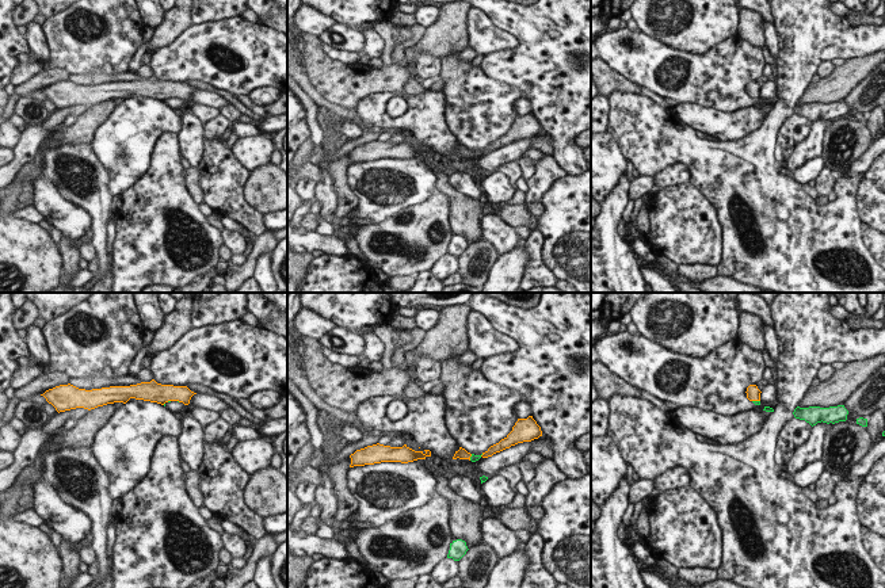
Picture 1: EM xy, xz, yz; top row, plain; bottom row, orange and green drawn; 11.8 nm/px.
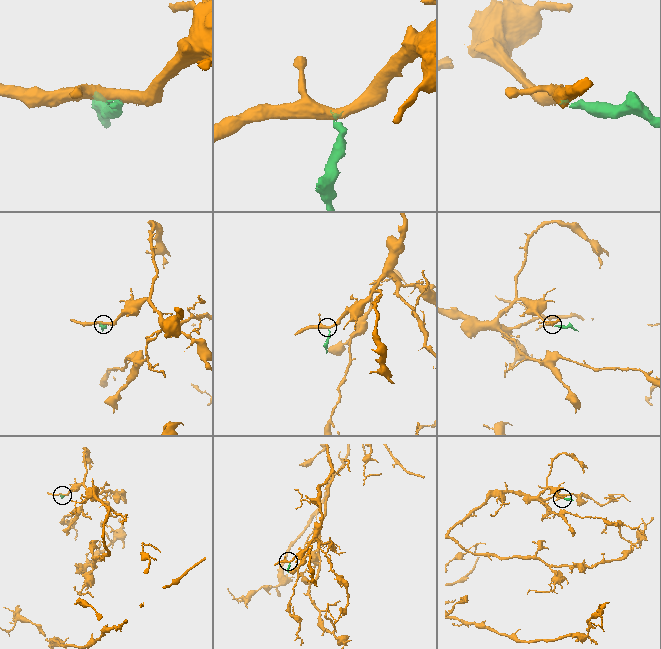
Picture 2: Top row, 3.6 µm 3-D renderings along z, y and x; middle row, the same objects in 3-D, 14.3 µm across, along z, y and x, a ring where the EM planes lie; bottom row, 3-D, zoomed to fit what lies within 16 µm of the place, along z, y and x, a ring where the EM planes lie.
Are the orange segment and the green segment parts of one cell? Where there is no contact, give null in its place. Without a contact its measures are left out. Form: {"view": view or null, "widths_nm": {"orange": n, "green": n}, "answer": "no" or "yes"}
{"view": "yz", "widths_nm": {"orange": 160, "green": 60}, "answer": "no"}

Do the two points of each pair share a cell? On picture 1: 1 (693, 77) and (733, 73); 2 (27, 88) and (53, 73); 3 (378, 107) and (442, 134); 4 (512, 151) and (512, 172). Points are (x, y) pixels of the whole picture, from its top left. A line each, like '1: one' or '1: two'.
1: one
2: one
3: one
4: two

